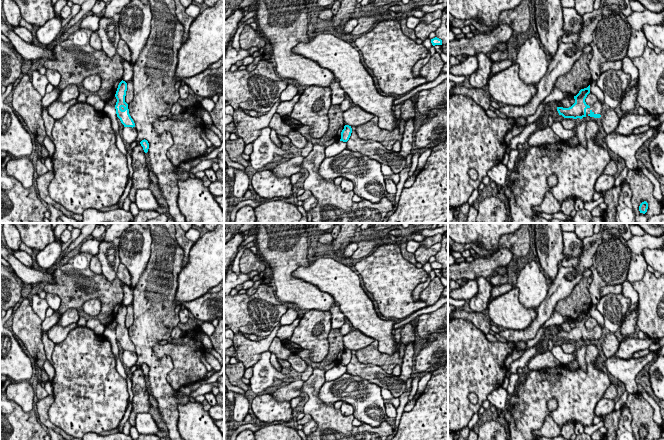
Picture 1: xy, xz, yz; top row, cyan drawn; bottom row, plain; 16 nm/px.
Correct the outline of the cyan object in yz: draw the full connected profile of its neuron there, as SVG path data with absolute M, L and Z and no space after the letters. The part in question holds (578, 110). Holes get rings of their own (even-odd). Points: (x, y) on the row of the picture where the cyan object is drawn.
M590 85L587 88L581 89L579 93L574 96L575 103L571 107L557 107L559 115L562 115L564 118L573 119L582 119L586 116L600 118L605 110L604 105L599 100L591 106L587 105L585 99L589 93Z

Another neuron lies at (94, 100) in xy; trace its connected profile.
M89 95L86 98L86 103L93 106L97 111L103 112L106 102L104 102L98 95Z

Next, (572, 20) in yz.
M563 8L563 31L565 34L579 34L582 31L582 15L575 8Z

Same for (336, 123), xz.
M331 105L328 111L329 127L327 132L319 139L310 136L310 127L302 125L295 129L285 123L285 118L281 117L277 112L271 118L269 126L274 129L278 135L288 136L291 131L297 131L304 136L307 141L327 147L341 139L341 132L344 129L345 123L343 120L343 111L338 105Z

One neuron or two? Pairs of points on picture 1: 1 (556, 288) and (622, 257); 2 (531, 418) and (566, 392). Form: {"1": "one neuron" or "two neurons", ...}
{"1": "two neurons", "2": "one neuron"}

